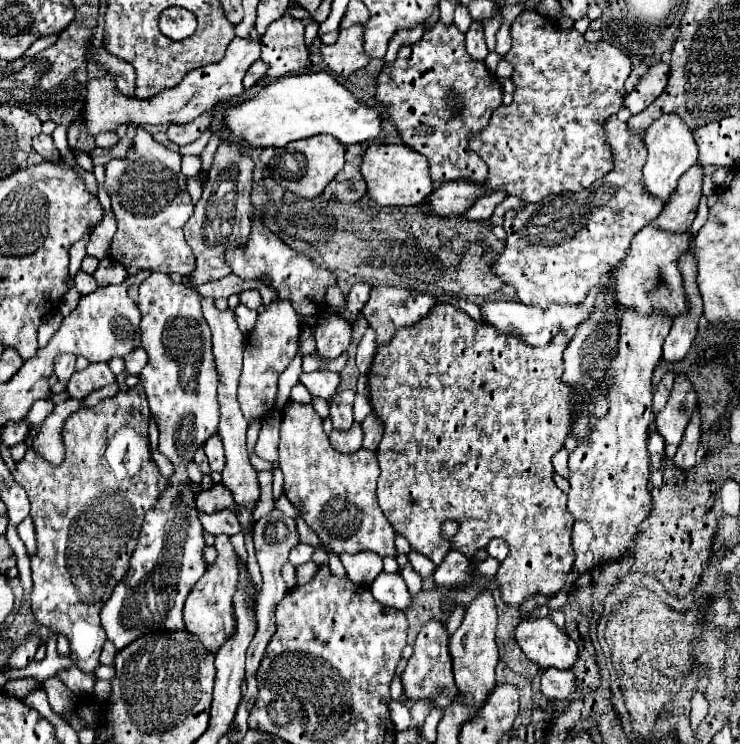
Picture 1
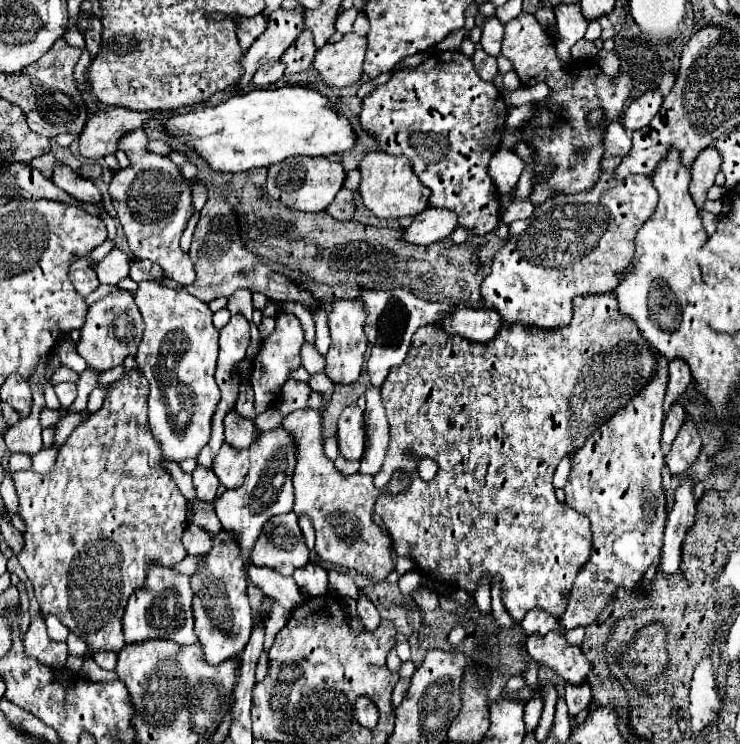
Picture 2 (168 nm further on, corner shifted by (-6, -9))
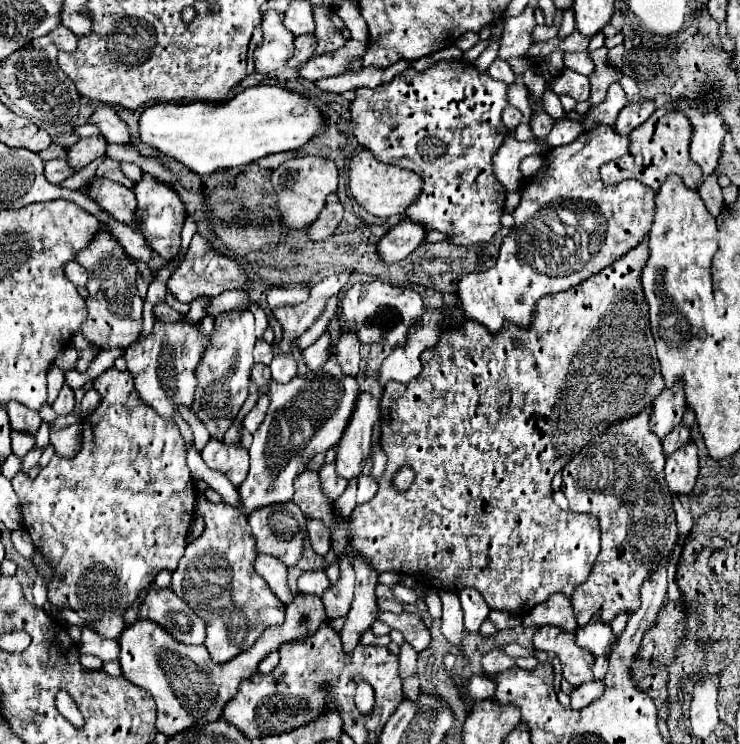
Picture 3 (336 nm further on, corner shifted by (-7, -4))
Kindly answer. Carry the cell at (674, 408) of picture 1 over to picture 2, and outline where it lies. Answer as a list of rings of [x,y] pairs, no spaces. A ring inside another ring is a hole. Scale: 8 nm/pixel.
[[[686,419],[678,437],[672,443],[672,449],[666,455],[666,465],[672,475],[682,475],[696,461],[700,453],[700,435],[694,421]]]

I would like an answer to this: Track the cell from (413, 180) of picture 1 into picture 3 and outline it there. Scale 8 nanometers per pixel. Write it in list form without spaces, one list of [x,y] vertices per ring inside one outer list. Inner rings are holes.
[[[361,150],[353,156],[349,164],[349,192],[353,198],[373,216],[381,218],[397,218],[407,212],[407,208],[419,198],[423,190],[423,178],[411,170],[403,170],[399,166],[387,166],[379,162],[371,150]]]

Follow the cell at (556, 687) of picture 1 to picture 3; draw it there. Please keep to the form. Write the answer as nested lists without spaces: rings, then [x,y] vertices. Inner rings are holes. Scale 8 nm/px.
[[[597,680],[573,688],[569,694],[571,696],[571,708],[585,708],[587,704],[591,704],[595,698],[599,698],[603,694],[603,688],[605,688],[605,684],[597,682]]]

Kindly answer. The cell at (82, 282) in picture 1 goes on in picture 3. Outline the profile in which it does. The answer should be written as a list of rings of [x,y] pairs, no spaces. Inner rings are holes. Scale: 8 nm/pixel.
[[[69,262],[65,266],[65,276],[71,278],[71,282],[75,286],[79,286],[79,288],[83,288],[87,284],[87,272],[85,272],[85,268],[79,262]]]

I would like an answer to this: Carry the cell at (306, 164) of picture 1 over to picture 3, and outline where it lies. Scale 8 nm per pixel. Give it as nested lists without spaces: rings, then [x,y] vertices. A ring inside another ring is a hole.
[[[299,156],[283,162],[279,168],[271,174],[273,188],[279,198],[279,212],[283,218],[283,224],[289,228],[305,228],[311,226],[321,208],[325,206],[325,200],[329,194],[337,190],[339,184],[339,170],[333,160],[329,158],[317,158],[317,156]]]

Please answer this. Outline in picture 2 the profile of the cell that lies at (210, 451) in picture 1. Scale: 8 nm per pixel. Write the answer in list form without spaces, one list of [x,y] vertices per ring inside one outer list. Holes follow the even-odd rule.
[[[224,443],[212,461],[212,471],[226,489],[238,489],[249,470],[250,449],[238,450]]]

